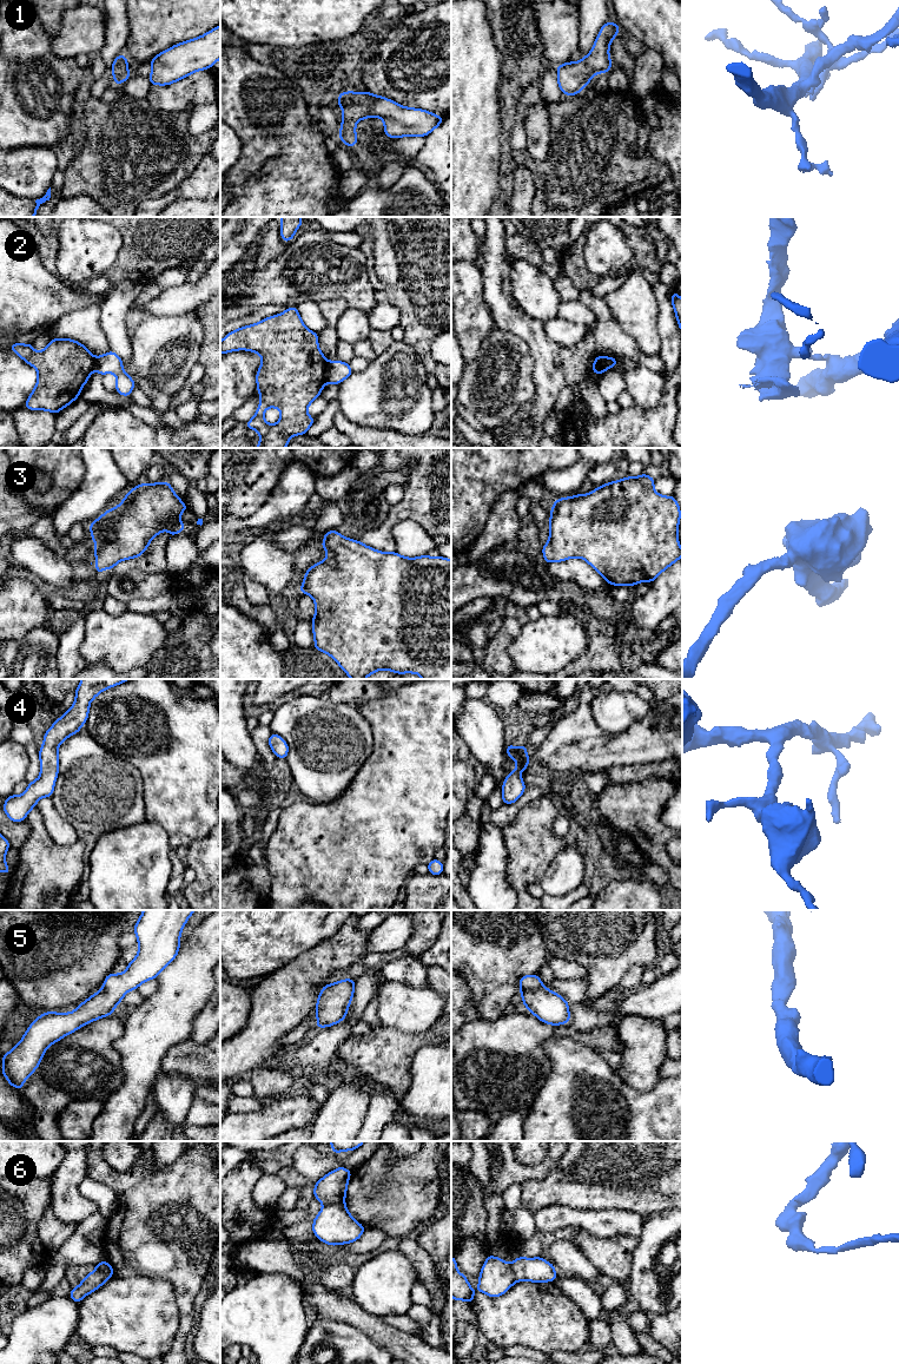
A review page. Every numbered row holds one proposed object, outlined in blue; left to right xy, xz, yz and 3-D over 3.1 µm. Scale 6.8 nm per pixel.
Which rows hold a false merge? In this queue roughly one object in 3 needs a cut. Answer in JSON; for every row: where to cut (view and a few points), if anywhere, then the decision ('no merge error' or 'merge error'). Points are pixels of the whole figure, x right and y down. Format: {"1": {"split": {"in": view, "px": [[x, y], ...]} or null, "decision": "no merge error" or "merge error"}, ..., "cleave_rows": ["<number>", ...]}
{"1": {"split": null, "decision": "no merge error"}, "2": {"split": {"in": "xz", "px": [[328, 361], [324, 382]]}, "decision": "merge error"}, "3": {"split": null, "decision": "no merge error"}, "4": {"split": null, "decision": "no merge error"}, "5": {"split": null, "decision": "no merge error"}, "6": {"split": {"in": "xz", "px": [[343, 1201], [324, 1205]]}, "decision": "merge error"}, "cleave_rows": ["2", "6"]}

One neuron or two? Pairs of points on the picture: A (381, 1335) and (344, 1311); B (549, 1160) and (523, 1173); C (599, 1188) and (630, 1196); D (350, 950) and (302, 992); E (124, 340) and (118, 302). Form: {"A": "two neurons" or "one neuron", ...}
{"A": "one neuron", "B": "one neuron", "C": "one neuron", "D": "one neuron", "E": "one neuron"}

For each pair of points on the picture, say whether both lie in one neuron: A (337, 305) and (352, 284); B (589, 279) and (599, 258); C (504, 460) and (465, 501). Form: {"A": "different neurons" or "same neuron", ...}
{"A": "different neurons", "B": "different neurons", "C": "same neuron"}

